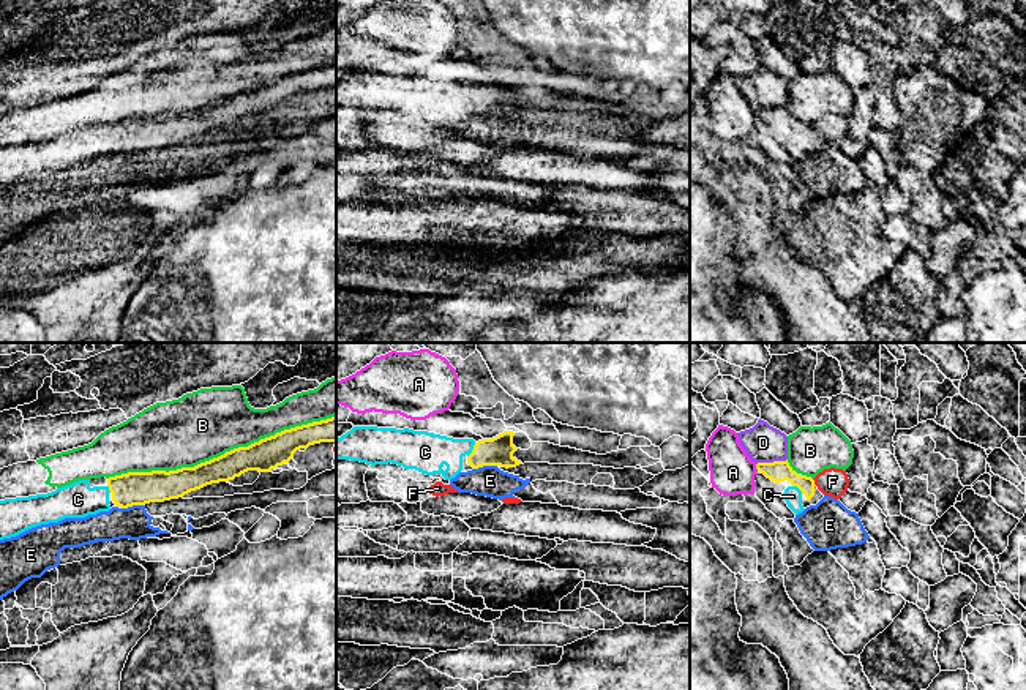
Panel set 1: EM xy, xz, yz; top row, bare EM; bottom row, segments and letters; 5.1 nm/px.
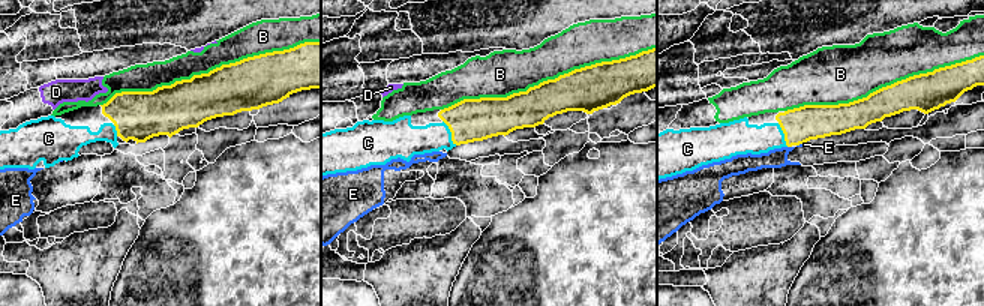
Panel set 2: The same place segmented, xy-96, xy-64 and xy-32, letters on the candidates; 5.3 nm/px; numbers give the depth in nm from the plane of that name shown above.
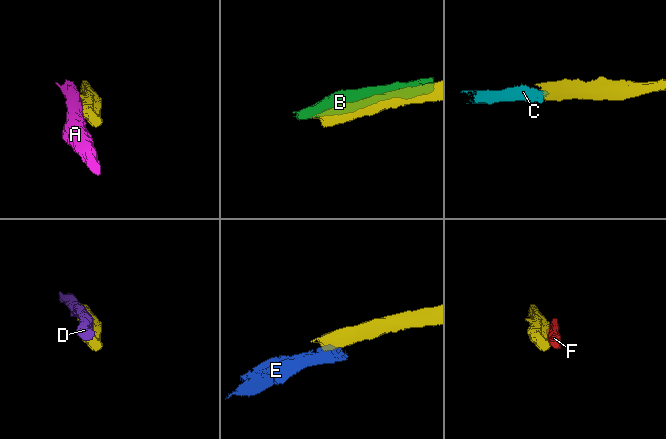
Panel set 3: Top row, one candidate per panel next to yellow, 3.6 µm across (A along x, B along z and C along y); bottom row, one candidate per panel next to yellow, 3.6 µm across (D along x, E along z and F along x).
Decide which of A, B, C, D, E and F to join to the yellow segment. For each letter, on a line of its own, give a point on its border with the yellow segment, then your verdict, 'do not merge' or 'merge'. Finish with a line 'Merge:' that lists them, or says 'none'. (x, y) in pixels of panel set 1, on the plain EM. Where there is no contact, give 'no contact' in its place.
A: yz (756, 114) | do not merge
B: xy (221, 101) | do not merge
C: xz (472, 97) | merge
D: yz (771, 109) | do not merge
E: xy (133, 150) | do not merge
F: yz (813, 128) | do not merge
Merge: C

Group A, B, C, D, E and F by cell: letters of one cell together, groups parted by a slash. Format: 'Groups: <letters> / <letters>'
Groups: A / B / C / D / E F

